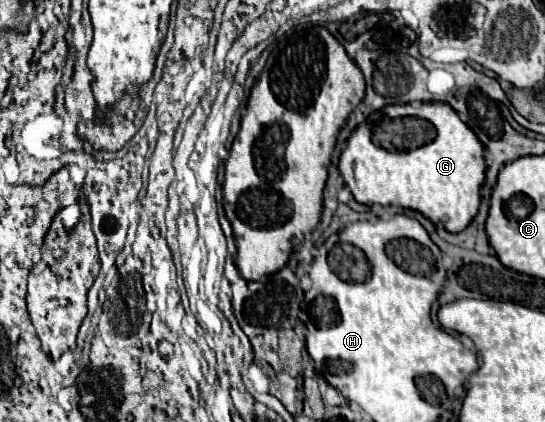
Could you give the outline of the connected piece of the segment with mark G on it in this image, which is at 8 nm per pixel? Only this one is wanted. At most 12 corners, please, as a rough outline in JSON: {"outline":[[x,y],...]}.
{"outline":[[444,102],[396,104],[348,138],[356,202],[462,232],[484,146]]}

